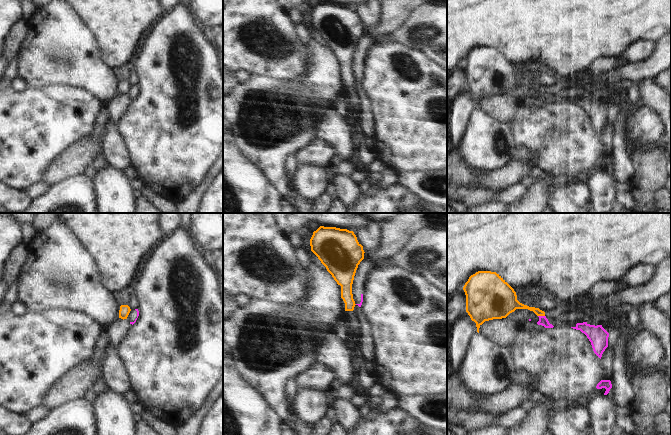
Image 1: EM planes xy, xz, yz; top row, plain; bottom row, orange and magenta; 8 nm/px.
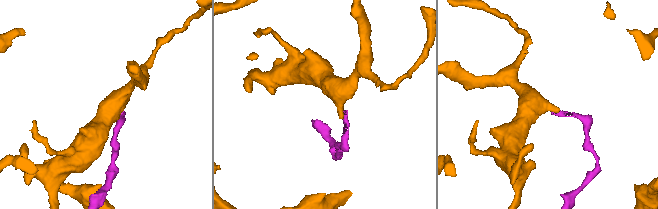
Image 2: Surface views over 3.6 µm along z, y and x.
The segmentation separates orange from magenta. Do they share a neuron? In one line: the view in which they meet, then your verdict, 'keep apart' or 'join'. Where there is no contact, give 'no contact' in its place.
yz | keep apart

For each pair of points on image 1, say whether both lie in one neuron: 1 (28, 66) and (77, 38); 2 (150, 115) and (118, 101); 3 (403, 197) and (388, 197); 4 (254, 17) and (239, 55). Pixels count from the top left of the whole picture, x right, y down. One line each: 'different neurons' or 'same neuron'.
1: same neuron
2: different neurons
3: same neuron
4: same neuron

